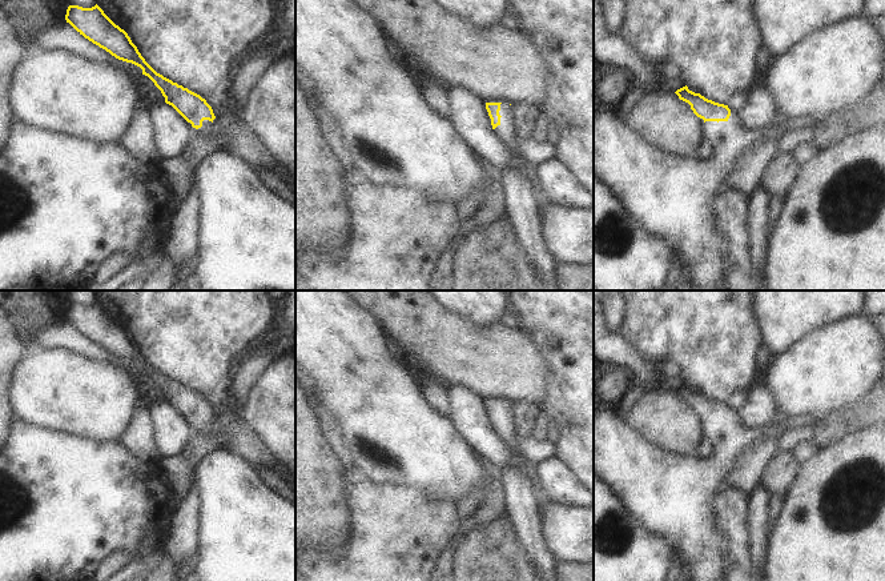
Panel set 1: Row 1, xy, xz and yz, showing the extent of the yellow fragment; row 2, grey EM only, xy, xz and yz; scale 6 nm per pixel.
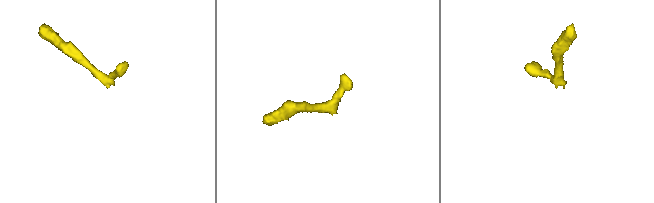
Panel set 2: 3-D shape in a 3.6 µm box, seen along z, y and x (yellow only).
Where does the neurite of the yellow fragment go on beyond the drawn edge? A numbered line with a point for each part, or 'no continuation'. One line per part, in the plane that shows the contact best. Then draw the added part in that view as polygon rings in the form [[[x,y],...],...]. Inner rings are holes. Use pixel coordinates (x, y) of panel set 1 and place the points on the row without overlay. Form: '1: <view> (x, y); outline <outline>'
1: yz (674, 496); outline [[[594,404],[594,474],[610,485],[628,513],[641,525],[665,538],[677,554],[681,564],[684,581],[725,581],[736,568],[731,560],[727,540],[717,525],[715,508],[716,497],[725,489],[724,480],[733,469],[736,460],[751,446],[767,441],[771,437],[781,437],[787,429],[783,422],[787,416],[779,414],[777,422],[764,426],[747,426],[741,422],[737,410],[731,410],[727,420],[705,420],[704,434],[712,440],[713,450],[708,457],[676,456],[653,446],[641,433],[632,429],[616,416],[607,404]]]

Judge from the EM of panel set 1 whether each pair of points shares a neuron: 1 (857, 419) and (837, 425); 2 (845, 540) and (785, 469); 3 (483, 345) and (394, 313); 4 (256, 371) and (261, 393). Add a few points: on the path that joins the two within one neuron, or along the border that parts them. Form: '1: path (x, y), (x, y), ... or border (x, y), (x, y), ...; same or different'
1: path (852, 419), (843, 421); same
2: border (800, 467), (785, 496); different
3: path (461, 345), (445, 345), (429, 336), (417, 324); same
4: border (273, 359), (241, 405); different

